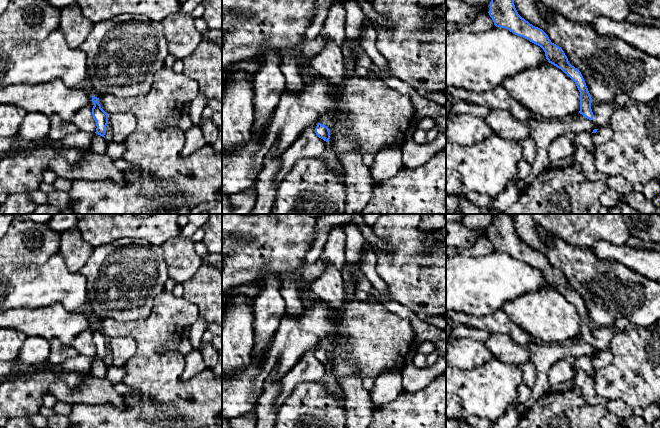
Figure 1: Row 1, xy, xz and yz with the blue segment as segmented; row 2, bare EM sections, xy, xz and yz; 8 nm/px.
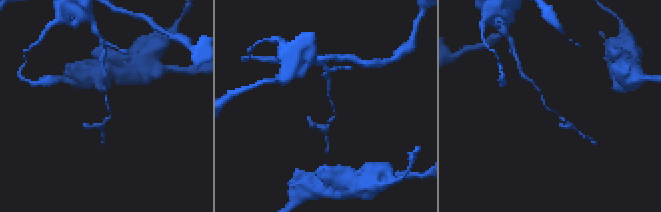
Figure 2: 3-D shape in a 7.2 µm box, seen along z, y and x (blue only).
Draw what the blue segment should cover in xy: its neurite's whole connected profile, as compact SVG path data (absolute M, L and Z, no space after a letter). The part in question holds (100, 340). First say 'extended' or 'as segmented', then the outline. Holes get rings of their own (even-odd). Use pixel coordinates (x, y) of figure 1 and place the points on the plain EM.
as segmented | M91 320L91 321L92 321L92 326L94 328L92 332L92 339L94 341L97 350L95 357L104 361L106 357L106 350L108 348L108 338L101 332L101 329L98 326L99 322L95 320Z

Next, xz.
as segmented | M321 347L317 348L315 357L319 362L323 363L326 366L328 366L330 363L330 353Z

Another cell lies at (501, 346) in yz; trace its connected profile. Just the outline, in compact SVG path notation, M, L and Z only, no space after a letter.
M495 333L484 342L493 357L502 362L522 364L530 362L531 354L534 349L533 343L519 345L508 335Z

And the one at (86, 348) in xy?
M93 326L86 329L84 332L80 333L72 342L71 346L77 350L80 355L95 357L96 356L96 346L92 339Z

